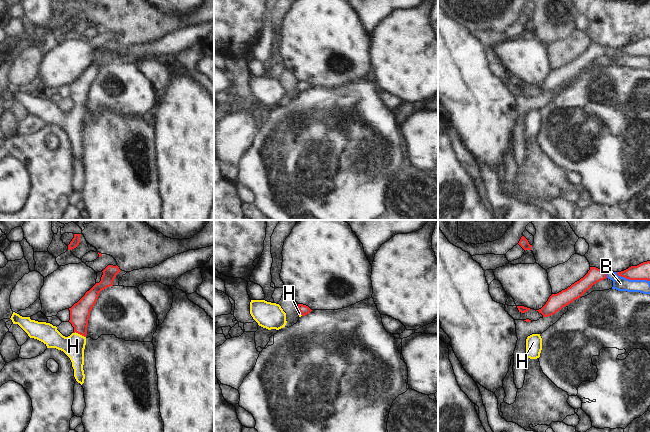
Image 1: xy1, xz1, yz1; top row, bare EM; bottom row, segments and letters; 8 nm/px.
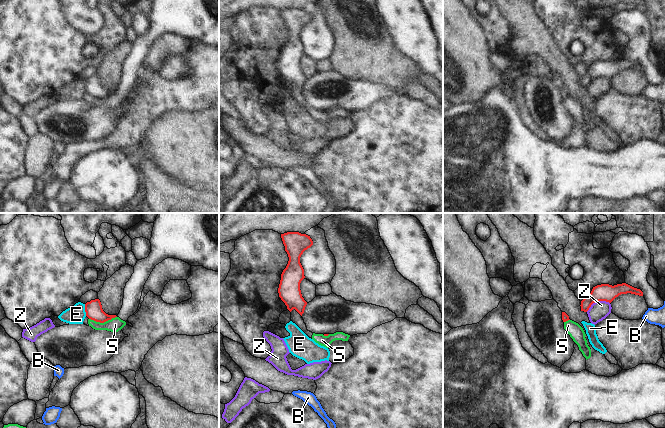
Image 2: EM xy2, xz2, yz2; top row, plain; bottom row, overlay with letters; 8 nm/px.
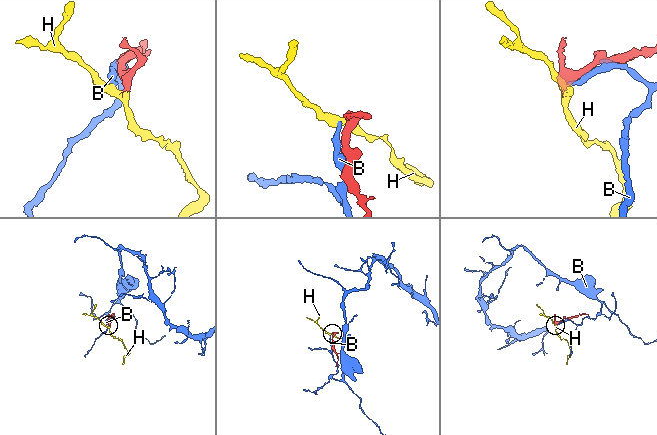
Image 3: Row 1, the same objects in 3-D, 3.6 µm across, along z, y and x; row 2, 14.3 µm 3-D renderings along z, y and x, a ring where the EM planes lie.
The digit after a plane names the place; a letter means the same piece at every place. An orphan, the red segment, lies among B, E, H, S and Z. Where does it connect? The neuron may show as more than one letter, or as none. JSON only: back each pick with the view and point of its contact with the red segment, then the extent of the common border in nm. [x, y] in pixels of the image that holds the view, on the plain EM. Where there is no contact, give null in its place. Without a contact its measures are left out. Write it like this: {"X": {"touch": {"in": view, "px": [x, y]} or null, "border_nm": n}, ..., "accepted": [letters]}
{"H": {"touch": {"in": "xy1", "px": [79, 109]}, "border_nm": 110}, "accepted": ["H"]}

